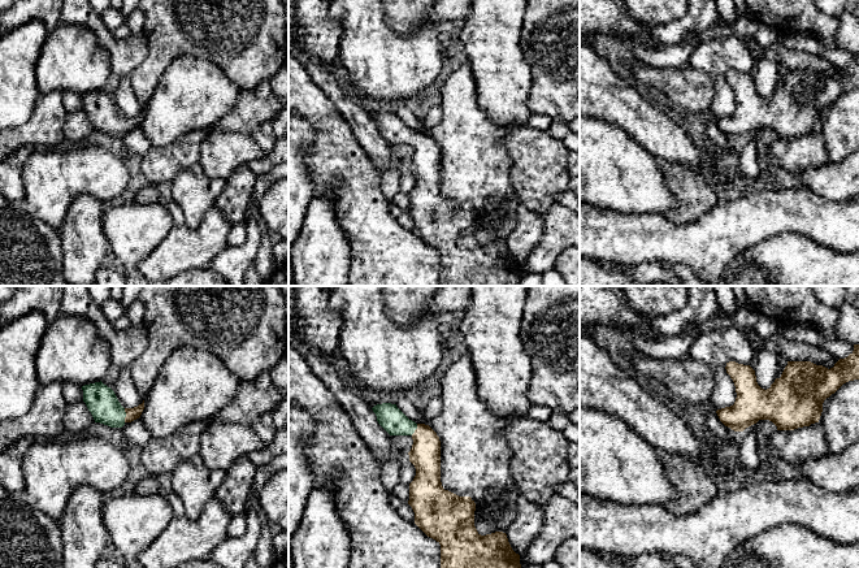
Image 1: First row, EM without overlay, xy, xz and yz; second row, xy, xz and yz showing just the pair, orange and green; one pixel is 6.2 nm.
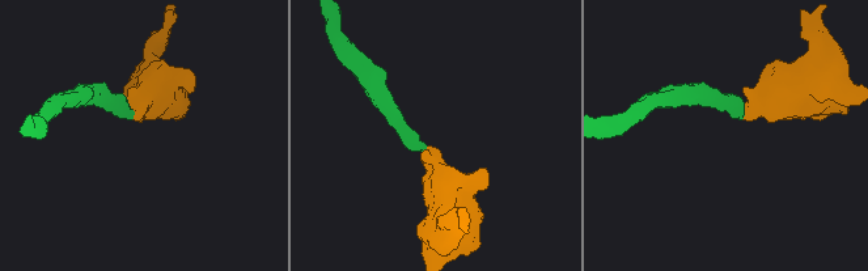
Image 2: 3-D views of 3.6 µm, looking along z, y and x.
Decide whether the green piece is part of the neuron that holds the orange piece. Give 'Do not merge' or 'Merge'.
Merge

